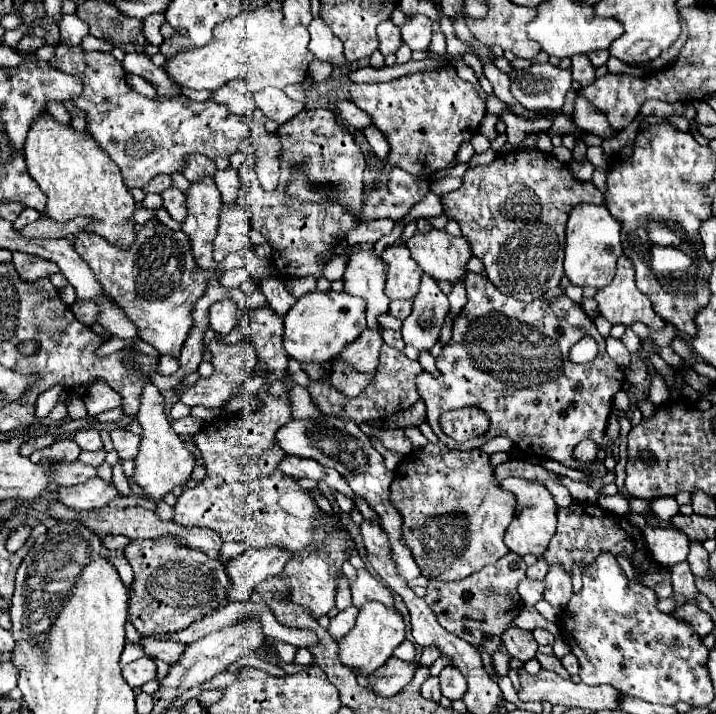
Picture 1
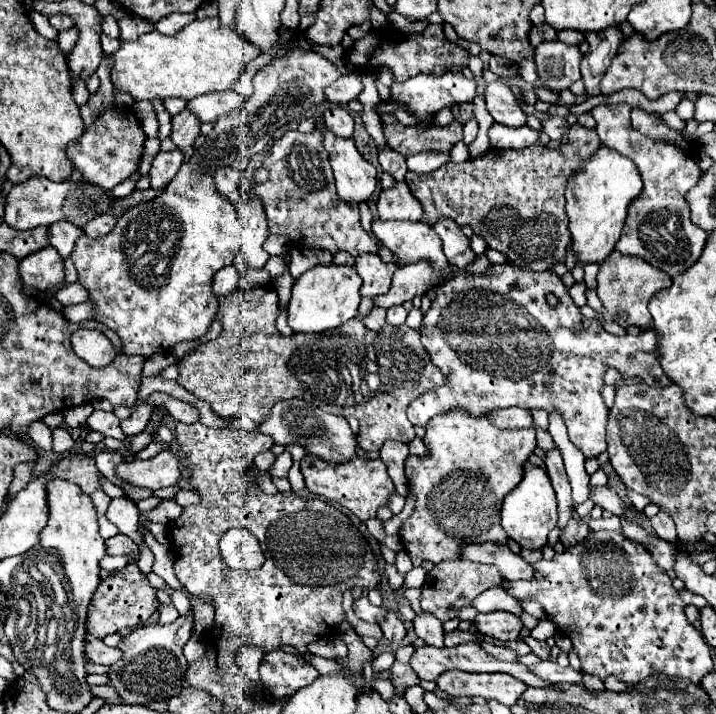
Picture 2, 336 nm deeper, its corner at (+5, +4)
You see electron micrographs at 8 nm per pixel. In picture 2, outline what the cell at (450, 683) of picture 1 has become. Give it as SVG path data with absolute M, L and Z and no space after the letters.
M421 612L417 614L415 622L413 622L415 634L429 646L437 646L443 648L443 624L437 622L437 618L433 618L433 614Z

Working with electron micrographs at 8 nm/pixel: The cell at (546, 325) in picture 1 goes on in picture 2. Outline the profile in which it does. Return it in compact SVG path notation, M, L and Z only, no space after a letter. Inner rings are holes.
M493 264L493 266L487 268L483 274L467 274L465 270L459 270L451 280L447 280L445 284L441 284L441 286L437 288L437 298L431 302L429 312L423 316L423 324L421 324L419 332L421 332L421 344L423 344L425 352L429 354L431 362L449 378L449 384L443 386L443 388L439 388L439 390L427 392L427 394L423 394L423 396L419 396L417 400L411 402L411 406L407 408L407 416L409 416L409 420L411 420L413 424L417 424L417 426L427 426L427 422L429 422L435 414L447 412L447 410L451 410L451 408L461 408L461 410L465 410L465 412L471 414L471 416L485 416L489 410L507 408L507 406L519 406L519 408L525 408L525 410L539 410L539 408L543 408L543 410L547 410L547 412L559 410L561 416L563 416L563 420L565 420L569 440L585 454L585 458L593 458L593 456L599 456L599 454L607 448L607 442L605 442L605 418L607 418L609 410L607 410L607 406L605 406L605 402L603 402L603 398L601 398L601 388L605 386L605 384L603 384L603 376L605 376L607 368L617 368L617 370L623 374L623 378L639 376L639 378L643 378L643 382L649 384L649 386L665 388L665 386L671 384L669 378L665 378L665 372L661 370L661 364L657 362L657 334L655 334L653 328L643 330L639 336L629 336L629 334L627 334L627 336L621 336L621 338L619 338L619 336L607 334L607 332L601 328L599 320L587 320L587 318L579 312L579 308L573 304L573 300L571 300L571 296L569 296L569 290L567 290L565 284L561 282L561 278L555 276L555 274L549 272L549 270L545 270L545 272L527 272L527 270L513 268L513 266L509 266L509 264ZM547 292L553 292L555 296L559 296L561 304L559 304L557 310L551 310L551 308L547 306L547 302L545 302L545 294L547 294Z

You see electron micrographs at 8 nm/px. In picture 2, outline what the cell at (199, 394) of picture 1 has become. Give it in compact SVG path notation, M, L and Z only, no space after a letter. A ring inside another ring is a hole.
M265 286L249 292L237 290L225 300L221 300L219 302L221 334L177 362L179 366L177 382L185 390L209 402L213 412L223 418L249 416L253 422L259 424L269 414L273 404L285 398L339 398L339 402L345 402L345 416L355 414L355 418L361 424L359 446L363 450L379 450L385 440L399 440L407 444L411 438L415 438L413 424L407 420L405 414L407 406L417 396L447 384L445 374L441 374L437 366L431 364L427 352L423 350L417 330L409 328L407 324L401 326L387 324L383 330L373 332L367 330L365 324L353 318L337 330L327 330L321 334L293 334L291 338L285 338L275 328L277 312L279 306L277 306L277 294L273 286ZM239 306L249 306L249 338L241 328Z

